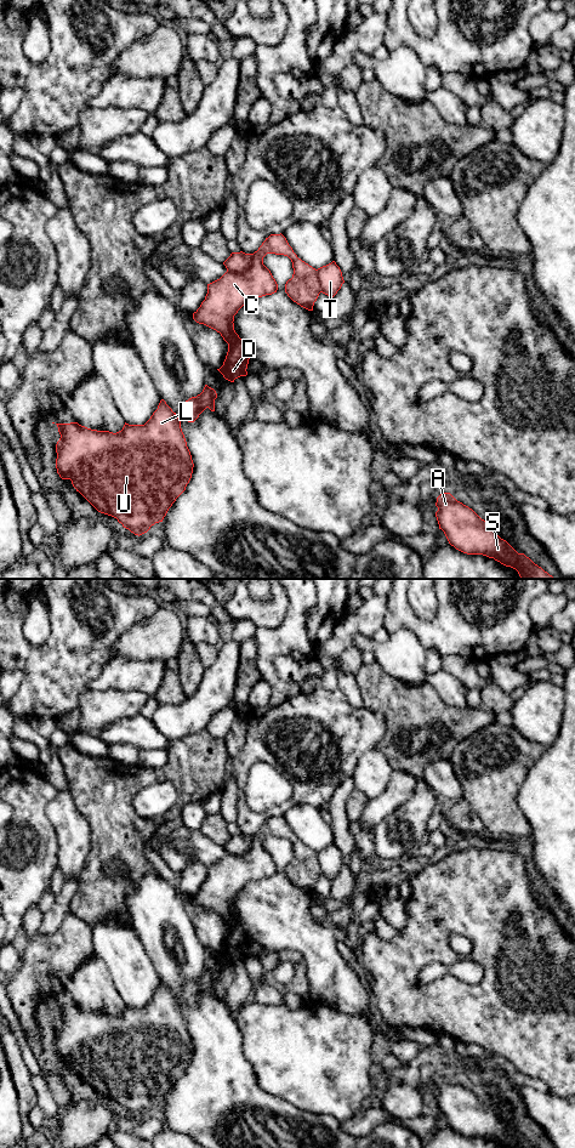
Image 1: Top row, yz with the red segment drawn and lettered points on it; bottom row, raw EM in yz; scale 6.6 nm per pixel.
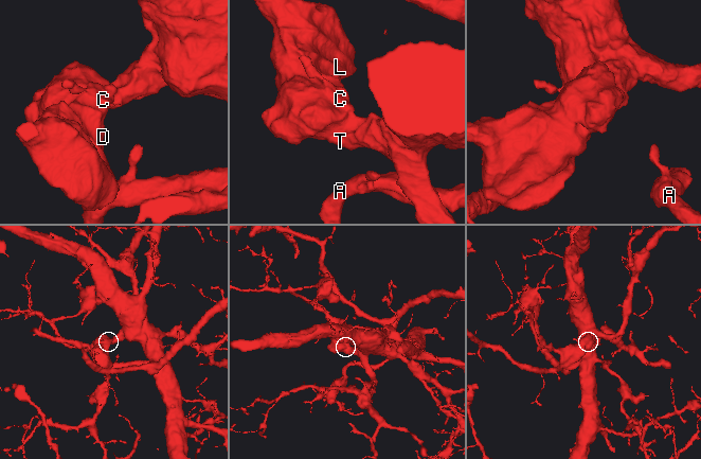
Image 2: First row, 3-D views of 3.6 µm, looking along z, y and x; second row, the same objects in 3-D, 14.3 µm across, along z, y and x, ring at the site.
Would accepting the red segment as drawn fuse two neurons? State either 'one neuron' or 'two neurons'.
two neurons

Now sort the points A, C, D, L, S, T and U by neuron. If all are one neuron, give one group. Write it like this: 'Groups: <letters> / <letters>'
Groups: A S T / C D L U

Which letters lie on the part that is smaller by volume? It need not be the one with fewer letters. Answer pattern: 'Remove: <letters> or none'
Remove: C, D, L, U

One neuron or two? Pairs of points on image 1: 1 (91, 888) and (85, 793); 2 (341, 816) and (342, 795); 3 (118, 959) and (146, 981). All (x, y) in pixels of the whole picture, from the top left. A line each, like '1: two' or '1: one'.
1: one
2: one
3: one

